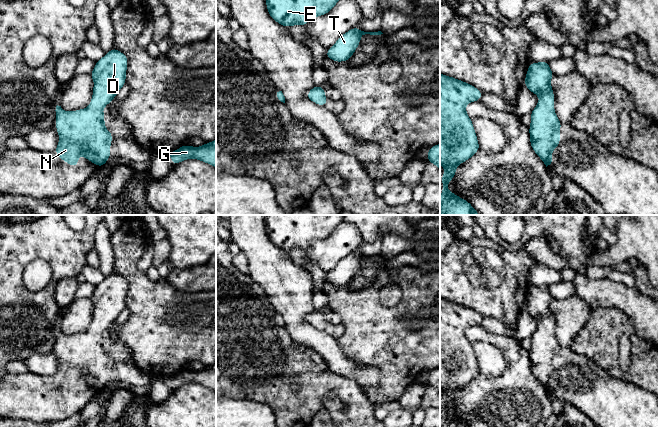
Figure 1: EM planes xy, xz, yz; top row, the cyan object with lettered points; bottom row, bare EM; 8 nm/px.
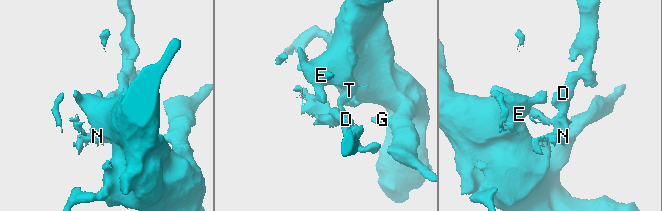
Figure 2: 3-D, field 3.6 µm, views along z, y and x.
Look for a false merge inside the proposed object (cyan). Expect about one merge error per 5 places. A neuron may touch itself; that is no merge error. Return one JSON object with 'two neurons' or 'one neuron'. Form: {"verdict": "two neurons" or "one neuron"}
{"verdict": "one neuron"}

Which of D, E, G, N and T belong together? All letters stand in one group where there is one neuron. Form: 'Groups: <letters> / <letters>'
Groups: D E G N T

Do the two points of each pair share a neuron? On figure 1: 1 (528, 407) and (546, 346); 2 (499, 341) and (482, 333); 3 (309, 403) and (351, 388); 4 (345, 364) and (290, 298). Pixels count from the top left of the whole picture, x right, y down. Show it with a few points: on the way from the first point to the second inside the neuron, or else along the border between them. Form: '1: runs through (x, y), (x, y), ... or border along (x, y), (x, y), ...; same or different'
1: border along (528, 356), (532, 374), (549, 396); different
2: runs through (495, 339), (486, 336); same
3: runs through (319, 393), (325, 387), (341, 387); same
4: runs through (328, 350), (295, 318), (295, 315); same

